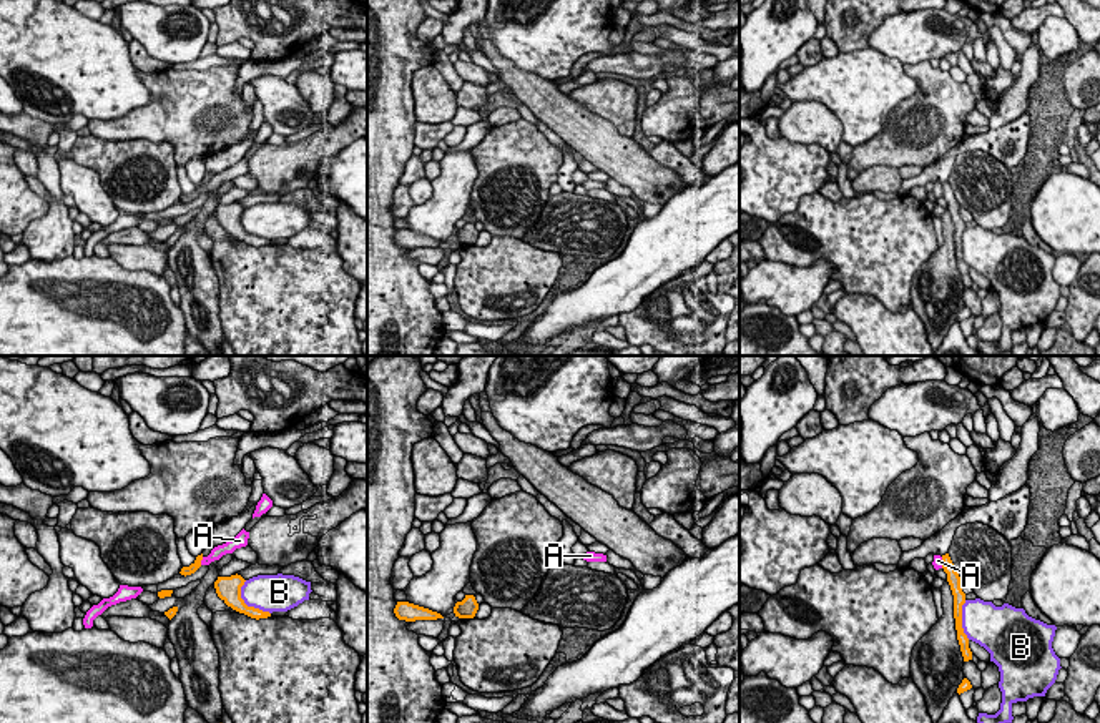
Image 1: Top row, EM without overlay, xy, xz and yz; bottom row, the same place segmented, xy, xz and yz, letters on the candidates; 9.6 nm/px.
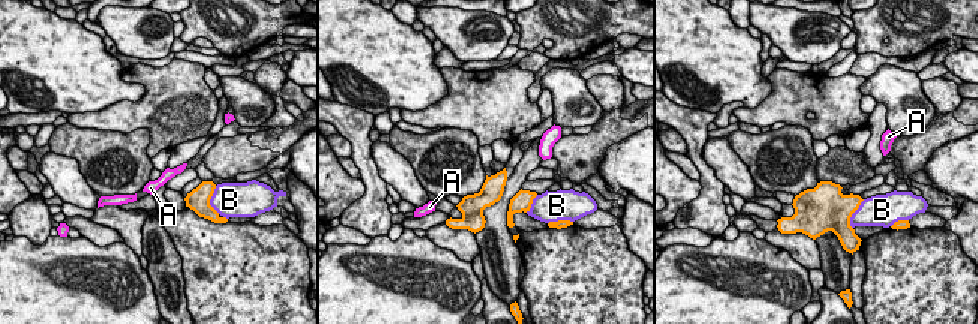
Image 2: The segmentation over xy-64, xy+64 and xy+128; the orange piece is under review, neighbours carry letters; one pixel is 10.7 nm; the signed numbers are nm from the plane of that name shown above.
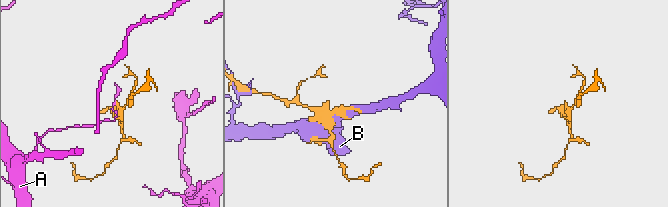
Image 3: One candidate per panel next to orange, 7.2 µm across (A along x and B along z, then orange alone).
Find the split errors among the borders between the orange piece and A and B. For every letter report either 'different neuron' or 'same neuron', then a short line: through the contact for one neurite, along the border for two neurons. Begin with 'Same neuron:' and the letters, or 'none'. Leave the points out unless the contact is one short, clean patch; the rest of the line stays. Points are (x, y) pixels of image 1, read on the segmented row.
Same neuron: none
A: different neuron
B: different neuron

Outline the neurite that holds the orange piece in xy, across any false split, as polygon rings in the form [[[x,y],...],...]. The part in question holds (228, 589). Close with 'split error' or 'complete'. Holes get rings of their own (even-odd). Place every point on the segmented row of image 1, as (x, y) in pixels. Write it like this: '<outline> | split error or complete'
[[[238,573],[231,577],[218,577],[218,580],[214,582],[214,588],[218,597],[233,610],[256,620],[271,617],[269,612],[263,612],[244,603],[244,600],[241,598],[241,587],[244,585],[244,582],[246,580]]] | complete

